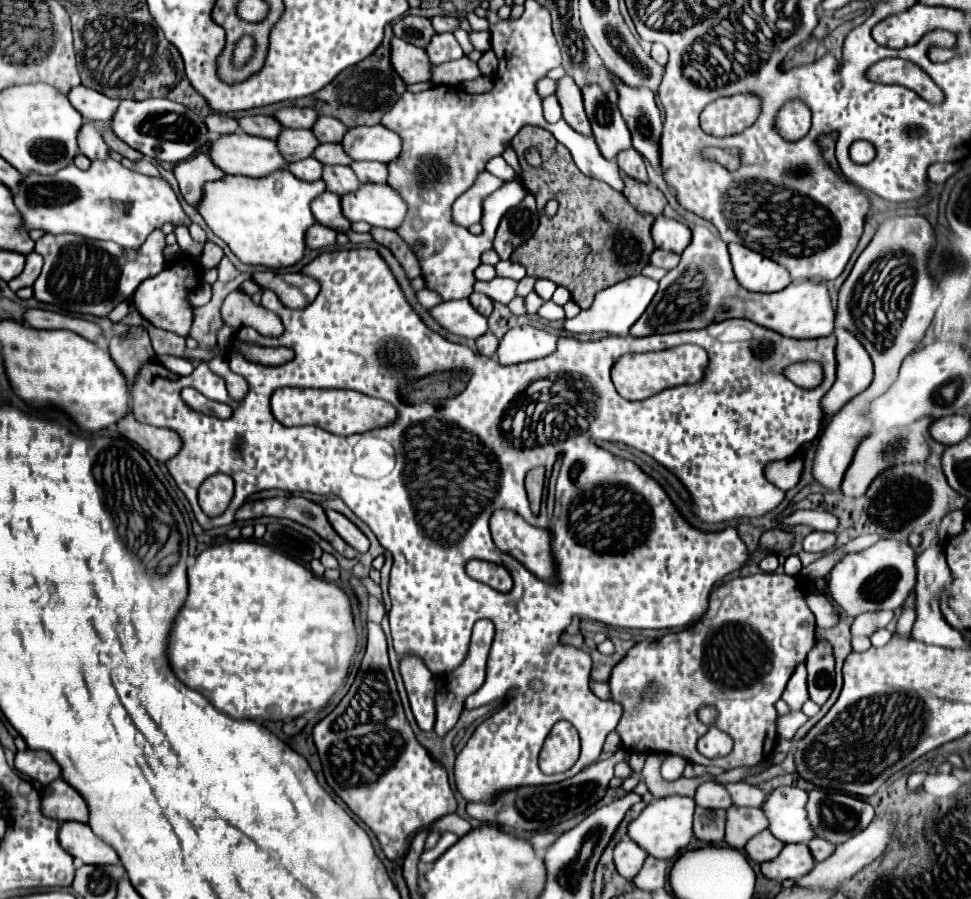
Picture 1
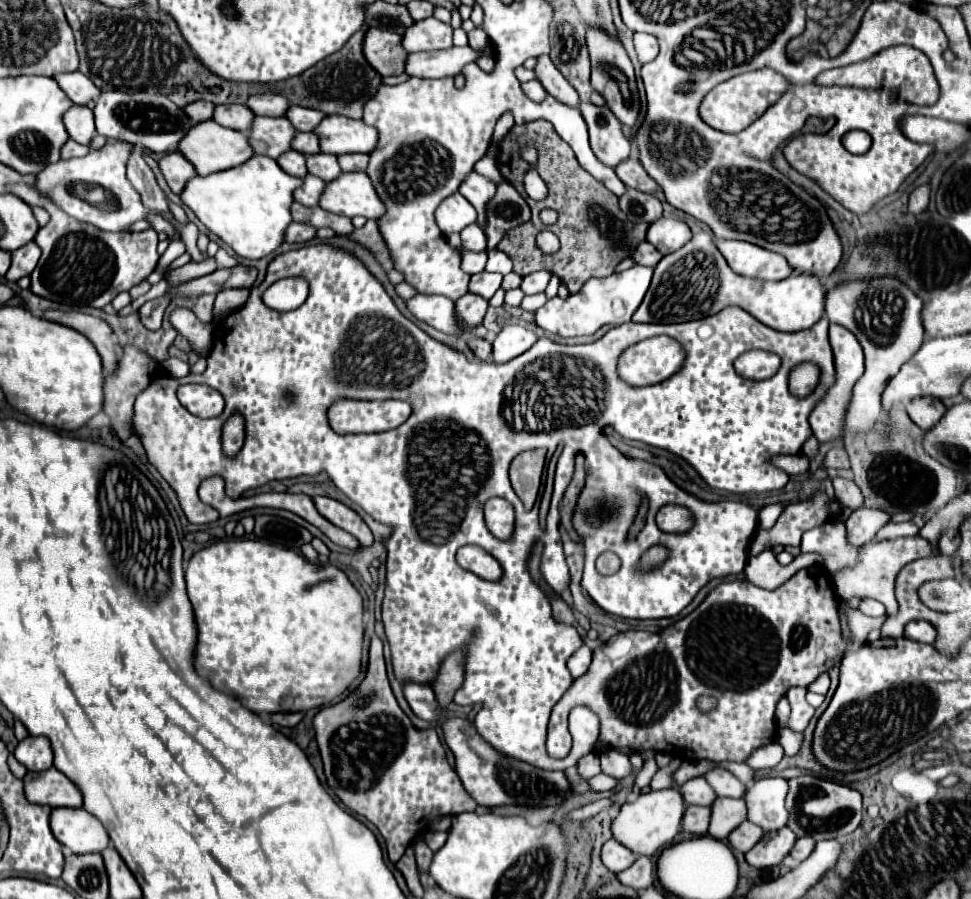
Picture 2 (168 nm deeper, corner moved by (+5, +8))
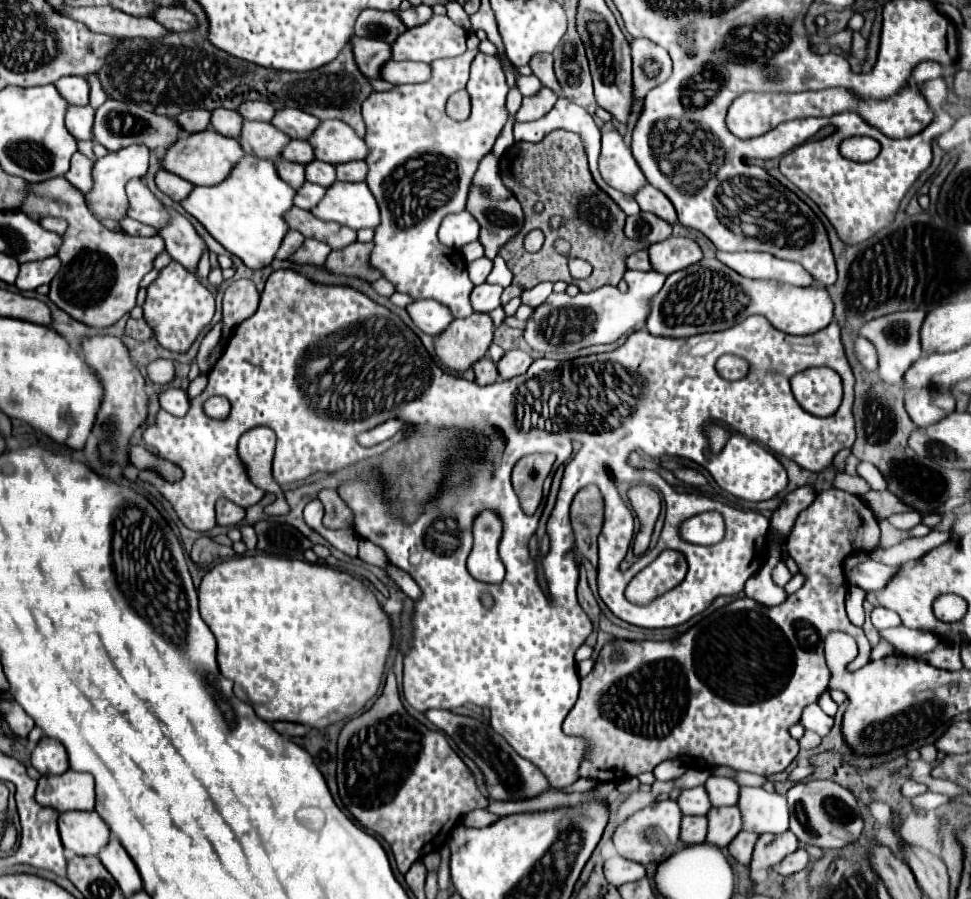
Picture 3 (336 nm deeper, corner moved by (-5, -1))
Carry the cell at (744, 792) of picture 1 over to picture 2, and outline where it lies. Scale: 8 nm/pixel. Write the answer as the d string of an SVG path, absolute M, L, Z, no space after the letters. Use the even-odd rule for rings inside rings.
M715 768L705 774L705 780L715 790L717 796L729 796L729 798L741 798L747 790L745 784L741 784L729 770Z

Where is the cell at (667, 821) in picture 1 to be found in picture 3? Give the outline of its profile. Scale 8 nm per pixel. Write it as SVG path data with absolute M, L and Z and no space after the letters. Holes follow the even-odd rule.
M671 799L655 801L655 803L647 805L645 809L633 813L625 823L621 823L617 827L617 831L613 833L613 845L615 845L617 853L625 859L631 859L631 861L637 861L643 865L647 865L651 861L659 863L667 851L667 845L679 843L681 819L683 819L683 813L675 801L671 801Z

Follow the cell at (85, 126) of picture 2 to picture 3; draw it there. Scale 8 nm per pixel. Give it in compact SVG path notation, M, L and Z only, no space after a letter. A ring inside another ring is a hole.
M71 105L65 115L65 125L77 141L93 139L93 119L95 119L95 111L91 105L85 105L85 107Z

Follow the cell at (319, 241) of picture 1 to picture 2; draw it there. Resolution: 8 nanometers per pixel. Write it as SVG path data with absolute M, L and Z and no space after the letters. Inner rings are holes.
M291 222L291 226L287 226L287 230L285 230L285 242L289 242L289 244L303 244L313 238L315 238L315 228L307 226L307 224Z

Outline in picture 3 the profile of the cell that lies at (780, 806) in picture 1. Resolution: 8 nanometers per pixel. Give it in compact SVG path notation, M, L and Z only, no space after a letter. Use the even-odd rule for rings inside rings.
M741 787L739 809L743 815L743 829L755 833L785 833L789 829L789 807L787 799L779 793L769 793L763 787Z

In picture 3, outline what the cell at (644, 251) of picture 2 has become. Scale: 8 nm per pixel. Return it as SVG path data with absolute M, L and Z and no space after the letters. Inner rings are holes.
M637 251L627 257L627 269L637 269L637 271L651 271L651 261L647 251Z

